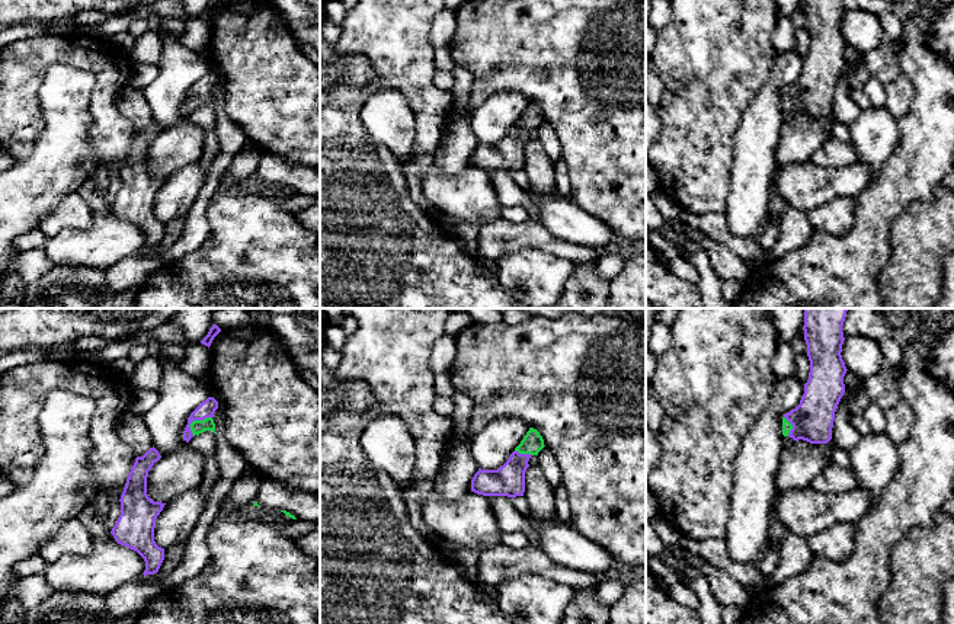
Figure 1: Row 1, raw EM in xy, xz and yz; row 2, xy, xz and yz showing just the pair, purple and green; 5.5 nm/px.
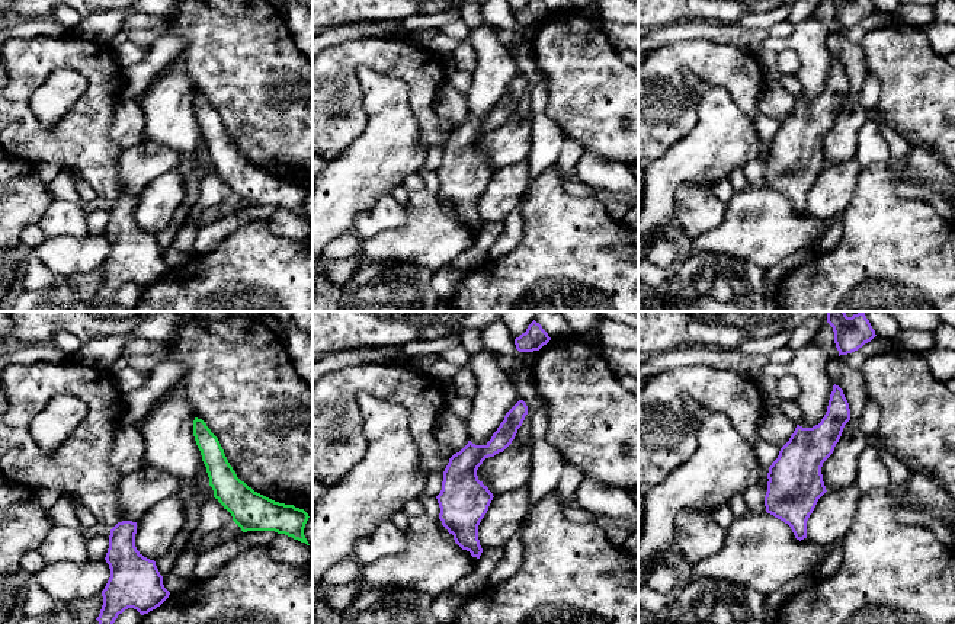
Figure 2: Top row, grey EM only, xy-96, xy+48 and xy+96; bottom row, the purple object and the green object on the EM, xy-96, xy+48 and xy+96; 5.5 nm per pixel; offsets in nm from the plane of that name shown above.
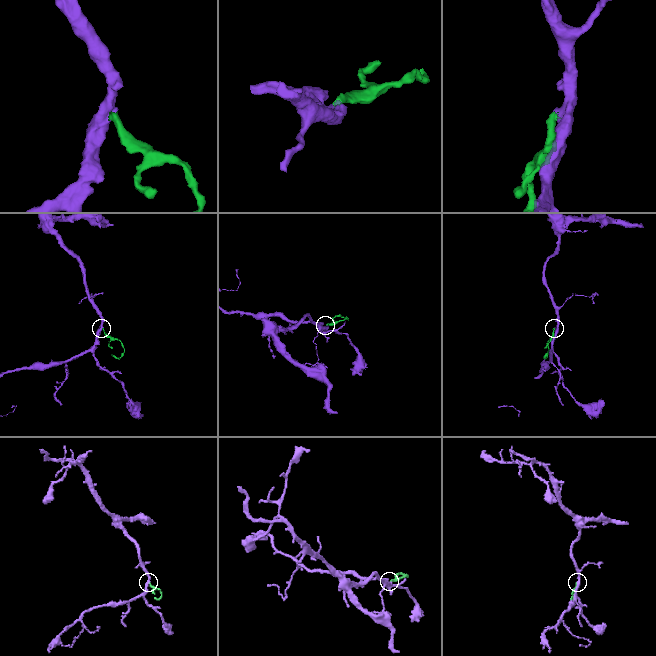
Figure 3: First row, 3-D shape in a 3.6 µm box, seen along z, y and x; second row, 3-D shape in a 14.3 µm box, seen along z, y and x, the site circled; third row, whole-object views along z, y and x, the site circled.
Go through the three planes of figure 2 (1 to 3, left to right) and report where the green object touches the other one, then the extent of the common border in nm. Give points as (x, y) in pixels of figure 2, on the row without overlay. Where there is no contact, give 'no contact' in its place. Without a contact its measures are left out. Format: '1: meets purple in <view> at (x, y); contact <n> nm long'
1: no contact
2: no contact
3: no contact

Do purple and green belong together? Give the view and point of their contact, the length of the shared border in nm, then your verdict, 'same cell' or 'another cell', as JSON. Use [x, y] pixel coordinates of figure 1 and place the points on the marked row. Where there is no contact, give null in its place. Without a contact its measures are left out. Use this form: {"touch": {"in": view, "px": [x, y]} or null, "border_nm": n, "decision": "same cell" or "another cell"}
{"touch": {"in": "xy", "px": [195, 419]}, "border_nm": 160, "decision": "same cell"}

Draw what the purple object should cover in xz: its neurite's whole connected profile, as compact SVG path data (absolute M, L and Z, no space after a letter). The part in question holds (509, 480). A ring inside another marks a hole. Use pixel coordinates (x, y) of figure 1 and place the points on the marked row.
M529 428L521 444L500 468L478 468L471 480L471 492L483 496L524 496L528 461L532 455L538 455L544 447L540 432Z

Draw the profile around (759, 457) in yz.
M797 374L778 378L771 401L753 423L742 442L734 463L730 518L727 524L726 547L731 560L737 563L759 561L762 547L768 543L769 513L778 495L775 486L777 471L781 465L784 448L782 417L800 404L804 384Z

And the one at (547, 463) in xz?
M542 448L538 452L538 467L542 470L548 483L556 487L561 483L561 470L556 461L554 454L548 448Z

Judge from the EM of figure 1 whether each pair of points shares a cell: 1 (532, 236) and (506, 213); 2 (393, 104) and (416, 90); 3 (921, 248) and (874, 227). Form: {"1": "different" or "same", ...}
{"1": "different", "2": "different", "3": "different"}

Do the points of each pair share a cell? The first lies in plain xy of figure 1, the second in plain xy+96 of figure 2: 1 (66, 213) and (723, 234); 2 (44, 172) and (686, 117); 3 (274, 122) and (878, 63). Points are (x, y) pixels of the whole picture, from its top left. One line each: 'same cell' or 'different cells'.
1: different cells
2: different cells
3: same cell

